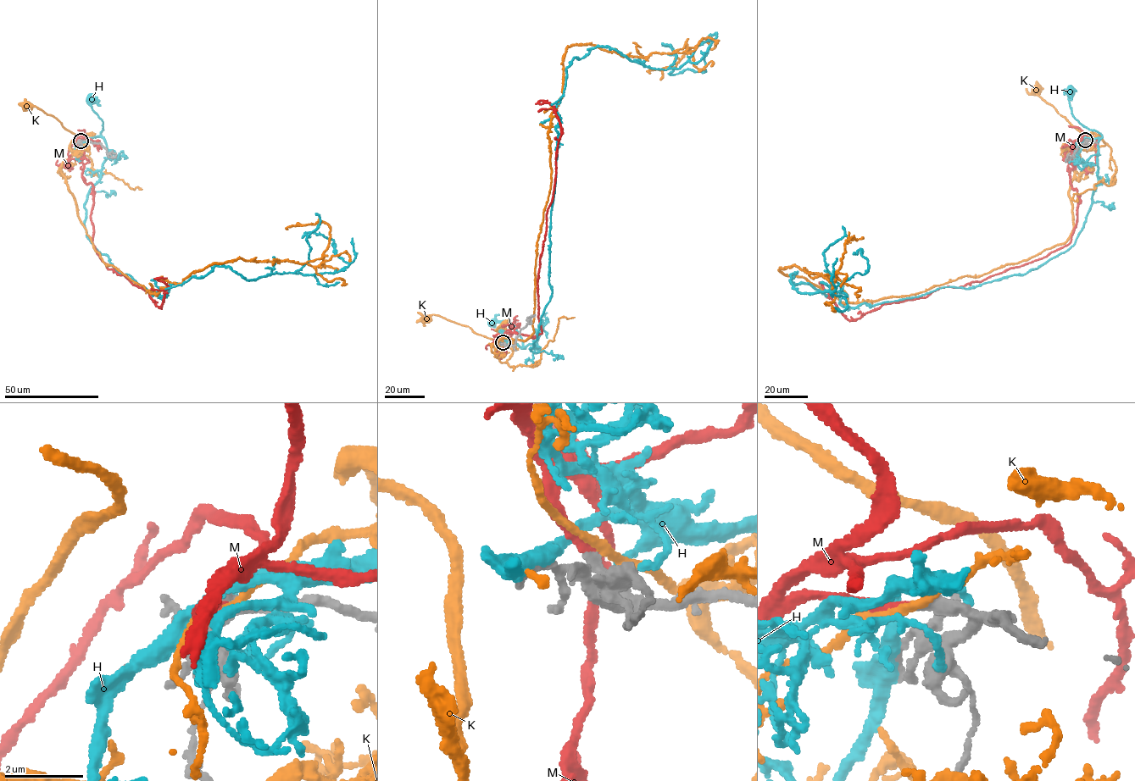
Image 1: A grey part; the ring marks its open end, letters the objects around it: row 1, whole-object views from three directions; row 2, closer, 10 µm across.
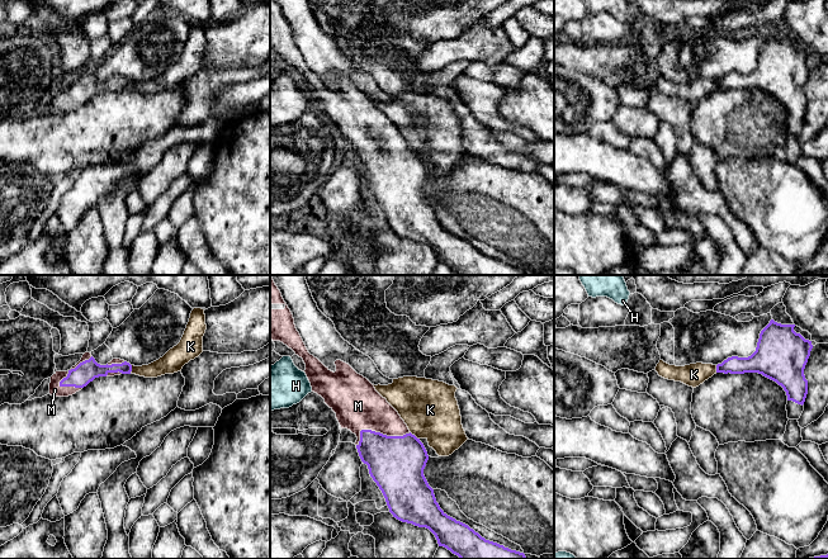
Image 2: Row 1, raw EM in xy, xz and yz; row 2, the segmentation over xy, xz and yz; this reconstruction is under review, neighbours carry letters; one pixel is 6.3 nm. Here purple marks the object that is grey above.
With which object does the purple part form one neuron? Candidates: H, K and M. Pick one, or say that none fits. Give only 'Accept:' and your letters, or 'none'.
Accept: M

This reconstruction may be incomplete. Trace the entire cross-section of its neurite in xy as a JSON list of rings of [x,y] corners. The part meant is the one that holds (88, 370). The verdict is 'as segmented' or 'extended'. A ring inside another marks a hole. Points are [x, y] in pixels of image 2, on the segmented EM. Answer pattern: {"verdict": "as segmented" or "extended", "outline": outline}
{"verdict": "extended", "outline": [[[85,352],[81,360],[67,371],[56,371],[51,376],[49,394],[68,397],[86,387],[99,376],[114,376],[131,374],[132,365],[120,359],[113,359],[107,365],[95,361],[90,352]]]}

